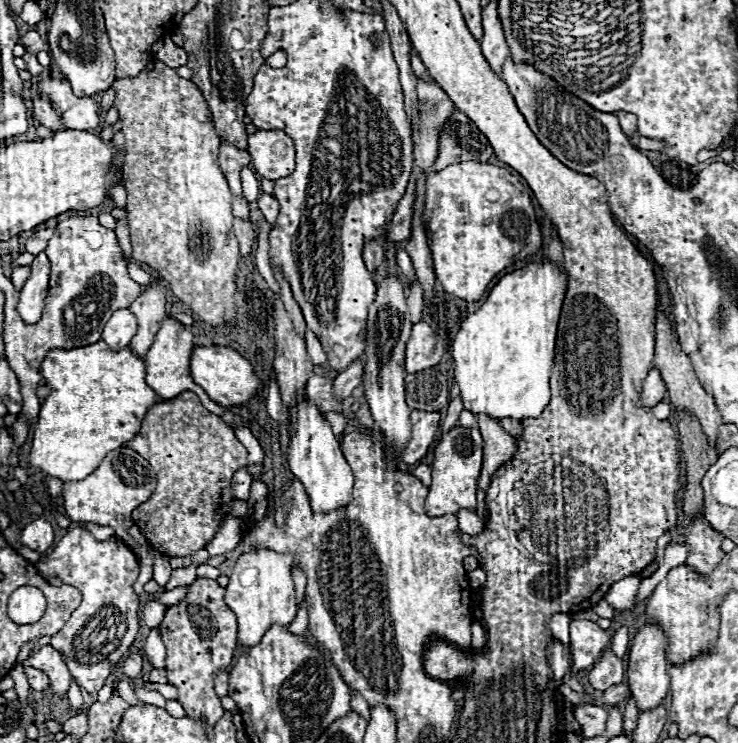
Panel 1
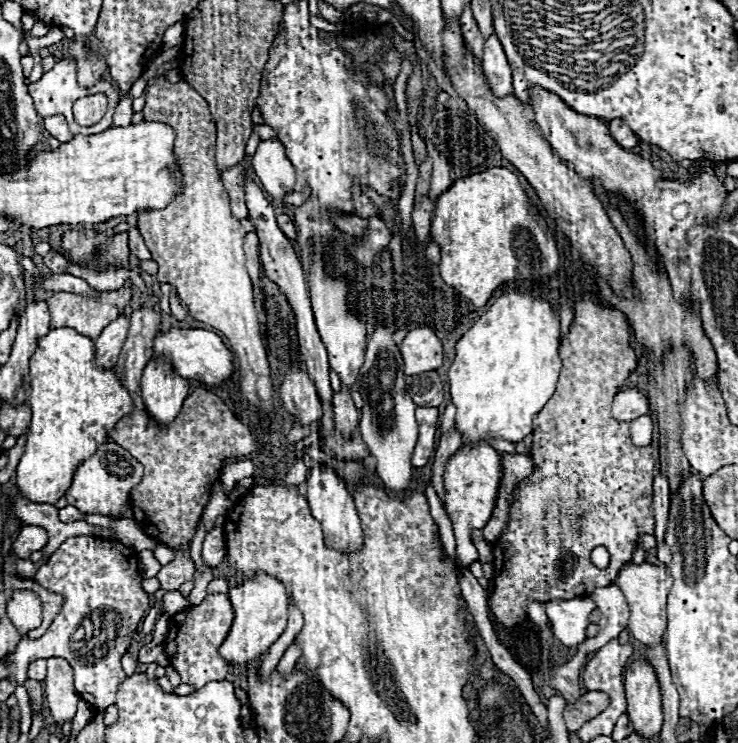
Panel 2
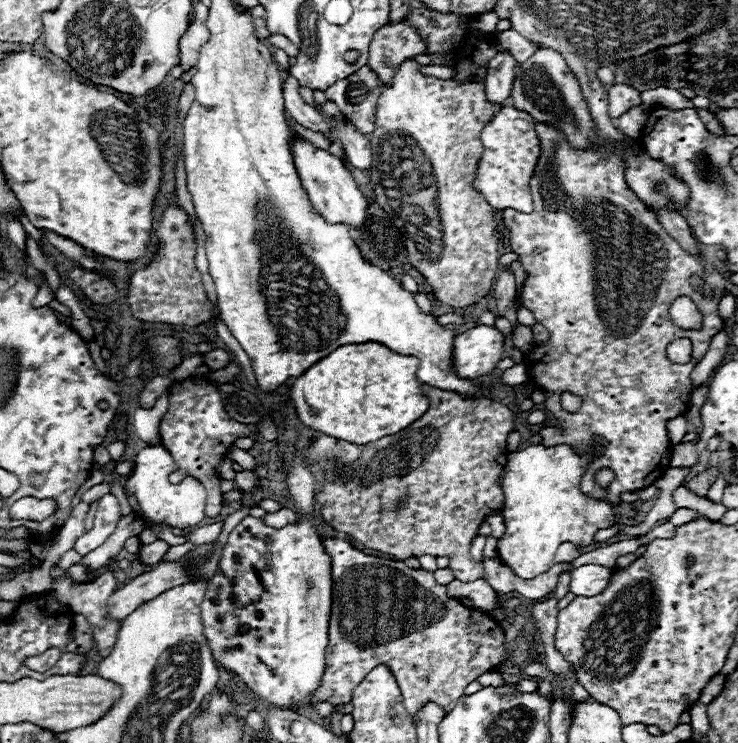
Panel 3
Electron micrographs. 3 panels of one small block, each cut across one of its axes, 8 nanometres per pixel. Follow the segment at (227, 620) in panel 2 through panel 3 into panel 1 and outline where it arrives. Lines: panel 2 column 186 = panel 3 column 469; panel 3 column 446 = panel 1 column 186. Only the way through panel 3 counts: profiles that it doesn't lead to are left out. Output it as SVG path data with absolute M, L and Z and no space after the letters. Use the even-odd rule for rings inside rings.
M204 578L194 580L188 586L186 598L166 610L166 616L160 624L160 634L162 634L162 642L166 646L168 680L170 680L170 684L174 684L178 688L180 704L184 706L188 716L194 716L194 718L204 716L206 722L212 726L224 714L220 698L214 694L214 680L220 672L228 670L228 666L232 662L234 648L236 648L236 616L224 602L224 588L220 588L216 580L204 580Z

